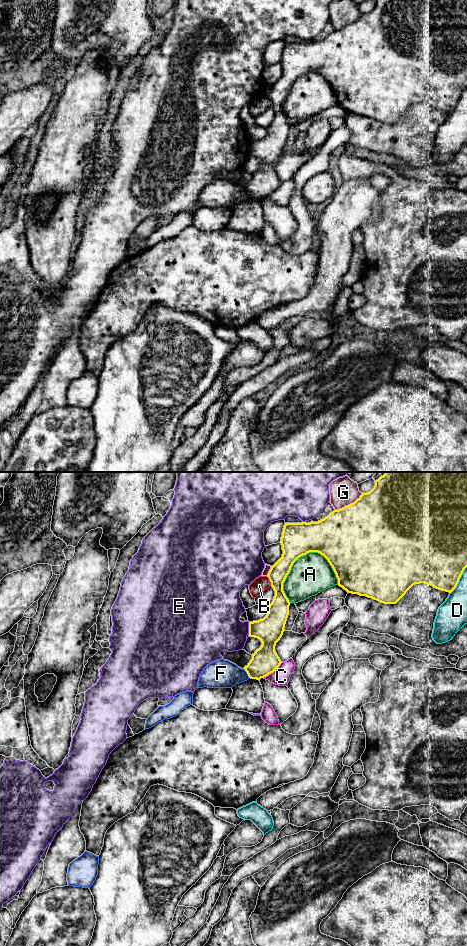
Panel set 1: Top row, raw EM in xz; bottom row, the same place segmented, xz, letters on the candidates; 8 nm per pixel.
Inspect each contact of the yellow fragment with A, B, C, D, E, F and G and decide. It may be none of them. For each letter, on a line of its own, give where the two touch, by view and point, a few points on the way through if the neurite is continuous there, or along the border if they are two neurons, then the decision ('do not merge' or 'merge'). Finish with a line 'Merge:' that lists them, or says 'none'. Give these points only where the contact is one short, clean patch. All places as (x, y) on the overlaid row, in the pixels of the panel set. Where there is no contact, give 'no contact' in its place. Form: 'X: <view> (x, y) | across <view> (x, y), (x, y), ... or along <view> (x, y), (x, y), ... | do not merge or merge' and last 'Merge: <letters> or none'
A: xz (290, 569) | do not merge
B: xz (270, 581) | do not merge
C: xz (272, 672) | do not merge
D: xz (458, 580) | do not merge
E: xz (249, 628) | do not merge
F: xz (247, 673) | along xz (244, 668), (249, 677) | do not merge
G: xz (350, 504) | do not merge
Merge: none

